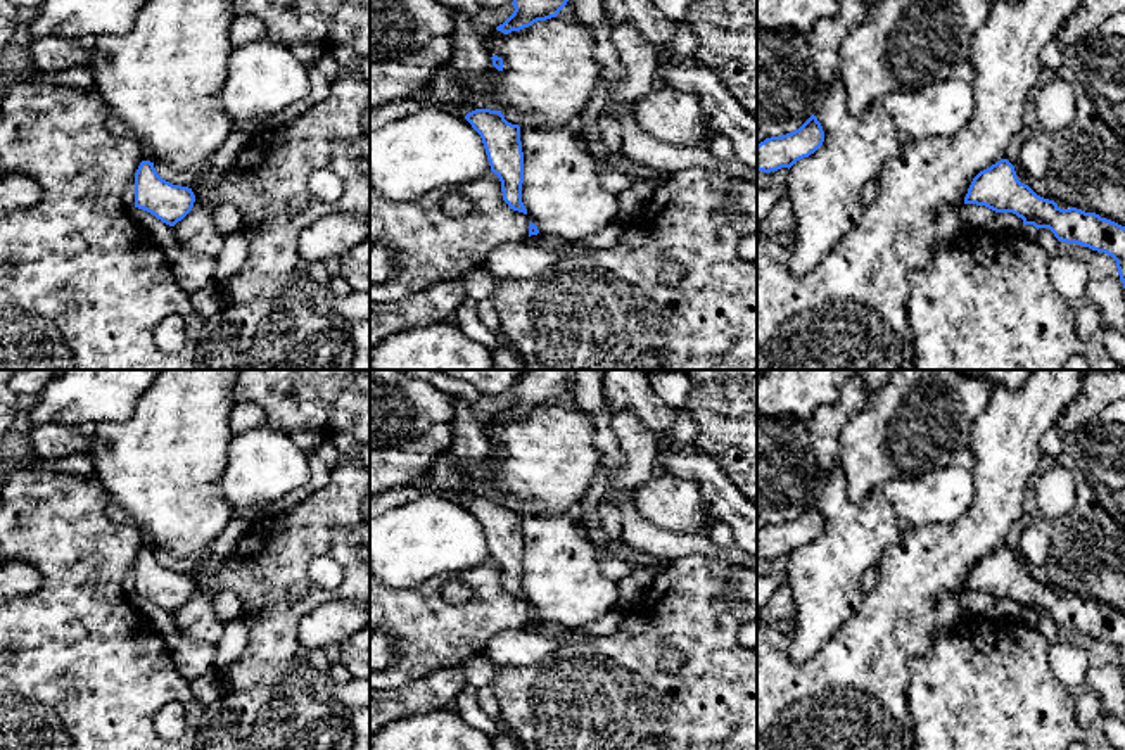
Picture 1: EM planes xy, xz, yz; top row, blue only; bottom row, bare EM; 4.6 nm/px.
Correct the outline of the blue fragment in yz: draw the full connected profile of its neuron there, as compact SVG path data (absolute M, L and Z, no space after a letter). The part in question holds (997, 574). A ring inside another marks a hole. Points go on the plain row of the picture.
M1001 546L973 565L964 591L1013 600L1023 607L1023 612L1049 615L1059 629L1111 643L1125 676L1125 613L1077 594L1061 596L1054 588L1037 582L1018 567L1007 546Z

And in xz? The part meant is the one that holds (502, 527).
M475 496L465 503L480 522L491 558L501 569L503 588L510 596L527 601L522 589L524 539L520 513L505 506L501 498Z

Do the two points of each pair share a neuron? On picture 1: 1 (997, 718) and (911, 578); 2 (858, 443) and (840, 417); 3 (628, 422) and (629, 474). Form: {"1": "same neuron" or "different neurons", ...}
{"1": "different neurons", "2": "different neurons", "3": "same neuron"}

